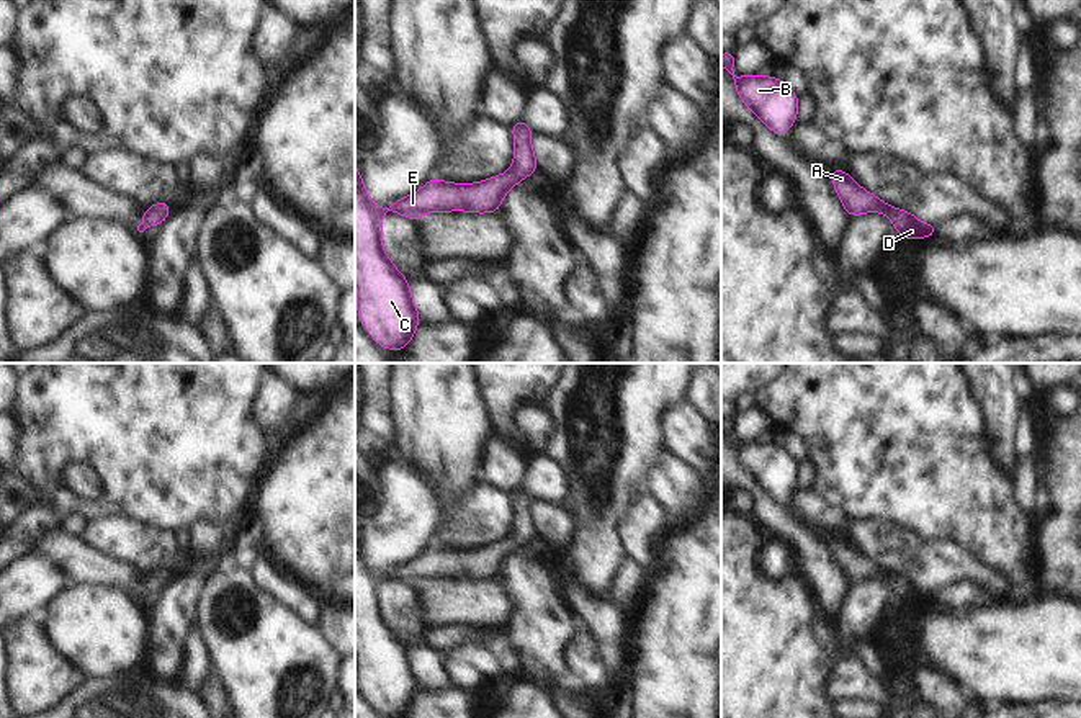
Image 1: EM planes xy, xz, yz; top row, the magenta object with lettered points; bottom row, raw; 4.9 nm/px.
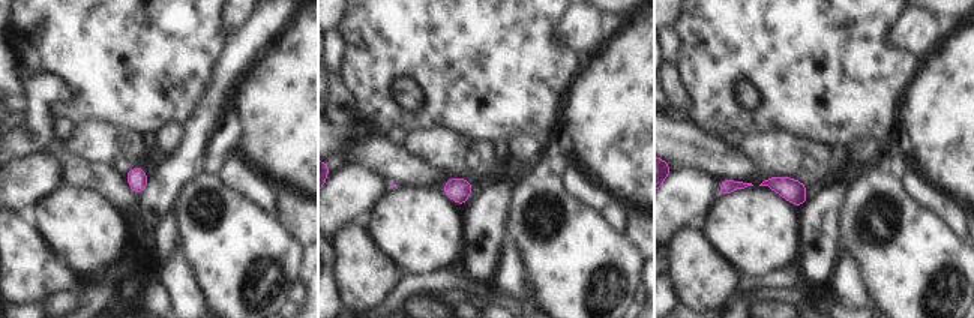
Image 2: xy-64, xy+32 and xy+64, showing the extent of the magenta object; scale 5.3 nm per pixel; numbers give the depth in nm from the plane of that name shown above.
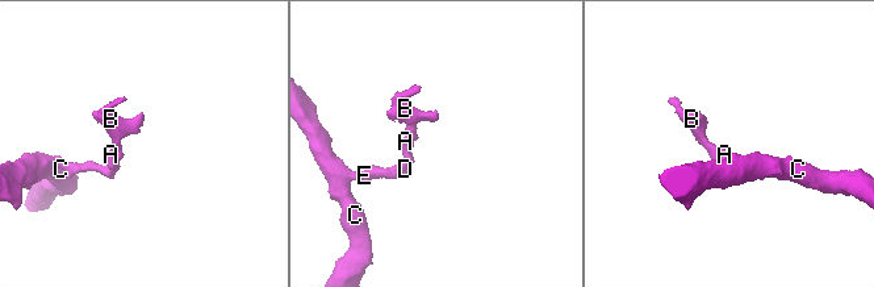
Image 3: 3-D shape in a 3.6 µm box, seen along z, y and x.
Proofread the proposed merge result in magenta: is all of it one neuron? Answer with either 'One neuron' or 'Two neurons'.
One neuron

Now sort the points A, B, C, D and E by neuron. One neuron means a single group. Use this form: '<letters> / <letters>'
A B C D E

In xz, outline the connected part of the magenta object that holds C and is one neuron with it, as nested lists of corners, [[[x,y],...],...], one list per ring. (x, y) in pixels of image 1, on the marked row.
[[[523,119],[510,126],[515,137],[512,170],[471,183],[445,183],[437,177],[412,196],[378,208],[368,196],[355,165],[355,281],[357,307],[370,335],[384,348],[402,350],[420,321],[409,281],[396,270],[381,247],[381,218],[388,211],[419,221],[427,211],[496,213],[504,195],[523,177],[538,170],[532,150],[532,129]]]

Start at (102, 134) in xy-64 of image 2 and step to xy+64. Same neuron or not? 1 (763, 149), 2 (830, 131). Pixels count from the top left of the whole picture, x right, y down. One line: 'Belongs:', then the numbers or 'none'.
Belongs: 1

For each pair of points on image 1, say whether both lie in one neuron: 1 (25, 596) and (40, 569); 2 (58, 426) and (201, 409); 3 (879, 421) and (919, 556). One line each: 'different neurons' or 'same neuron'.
1: same neuron
2: same neuron
3: different neurons

